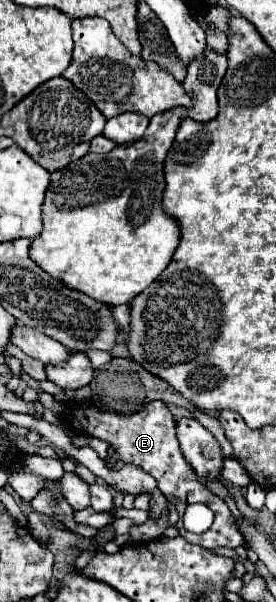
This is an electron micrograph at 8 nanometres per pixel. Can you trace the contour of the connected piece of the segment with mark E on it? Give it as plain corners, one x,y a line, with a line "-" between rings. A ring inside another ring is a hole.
160,400
150,402
140,412
134,412
134,414
128,414
128,416
124,416
124,414
104,414
92,404
68,404
66,420
76,432
82,430
88,436
102,438
102,440
110,442
112,448
122,456
122,460
126,464
136,464
136,466
144,468
148,474
152,474
158,482
158,490
166,498
170,498
170,502
176,506
176,510
180,514
178,530
188,542
198,544
202,548
220,548
220,546
238,548
238,546
244,546
244,536
240,534
240,530
234,522
234,516
232,516
230,508
226,508
226,502
222,498
218,498
216,494
212,494
200,482
200,478
196,476
192,466
186,462
186,458
180,450
180,442
176,438
174,416
170,414
170,410
164,402
160,402
-
194,502
202,502
214,512
214,524
204,534
192,534
182,524
182,516
184,516
186,506
194,504

